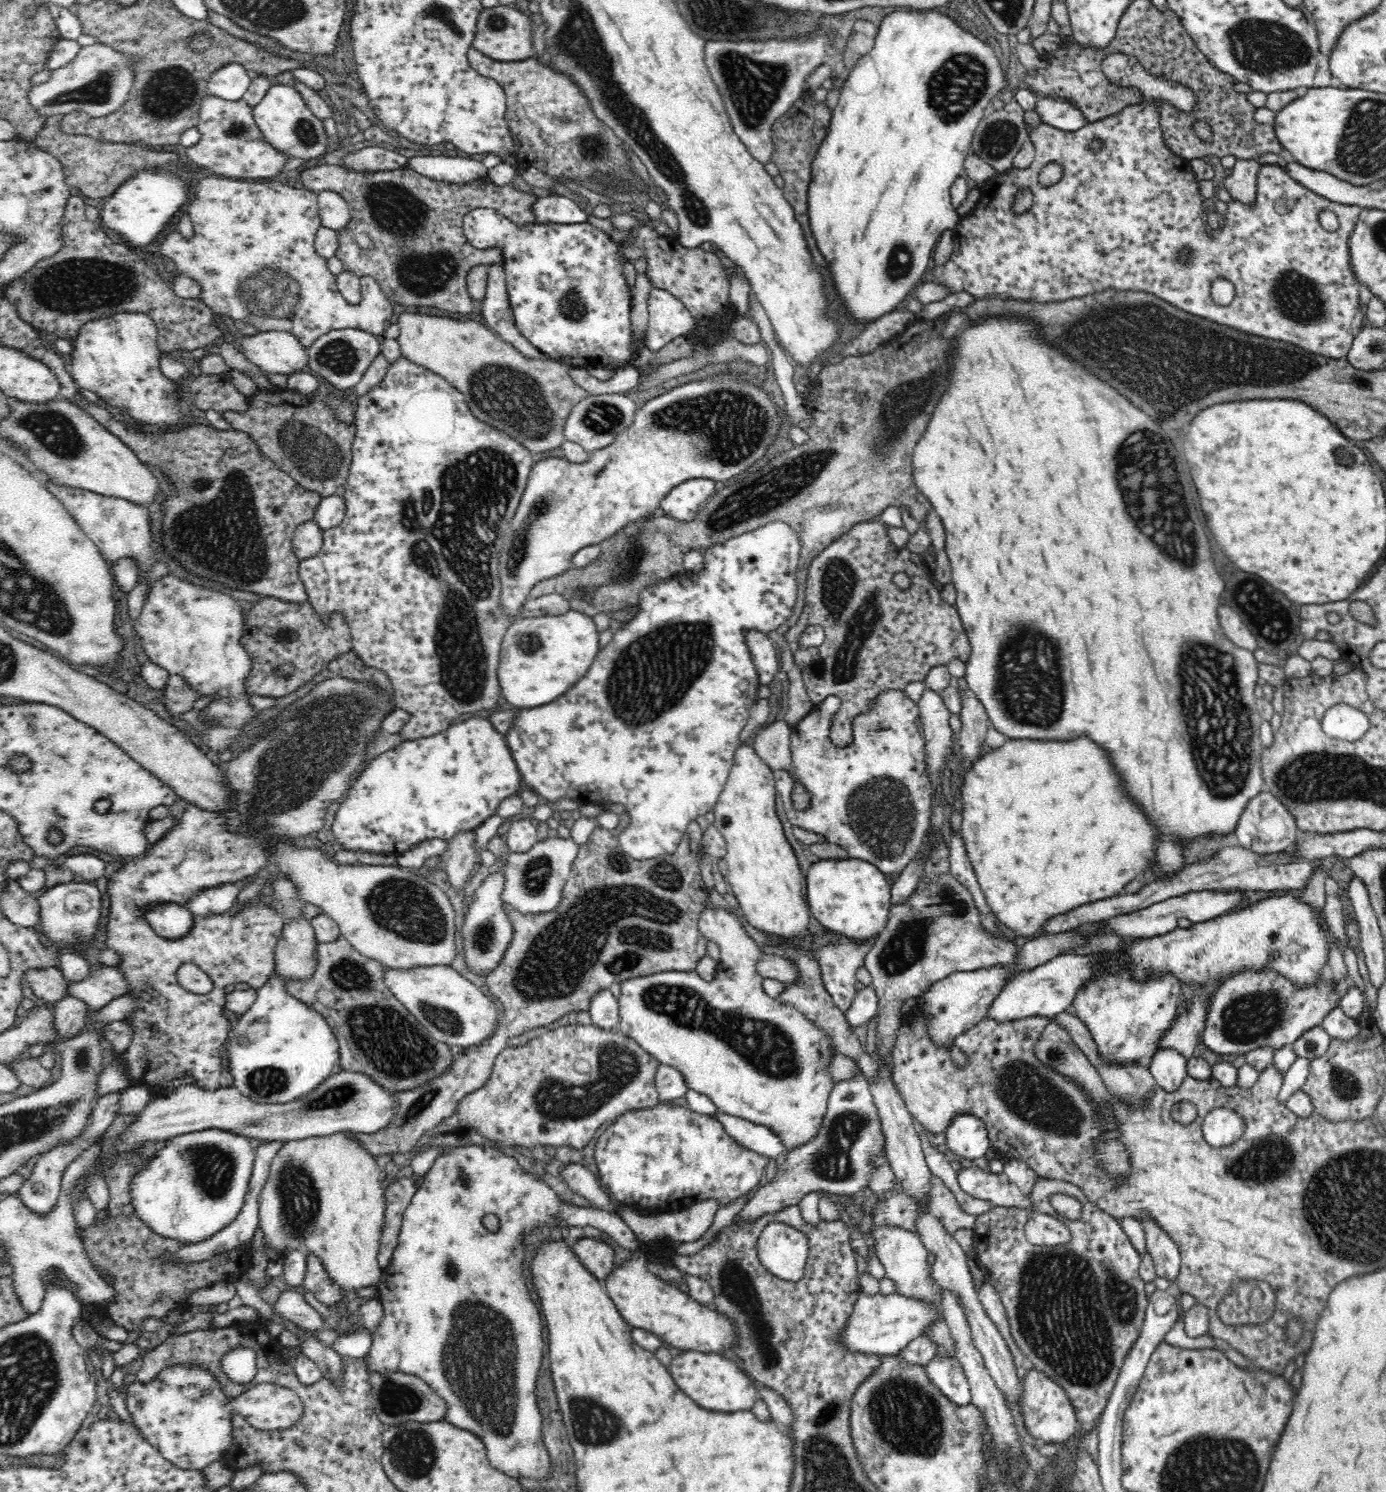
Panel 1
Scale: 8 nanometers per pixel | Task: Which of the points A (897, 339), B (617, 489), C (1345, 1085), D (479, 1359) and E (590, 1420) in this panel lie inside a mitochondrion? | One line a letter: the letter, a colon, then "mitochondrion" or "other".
A: other
B: other
C: mitochondrion
D: mitochondrion
E: mitochondrion

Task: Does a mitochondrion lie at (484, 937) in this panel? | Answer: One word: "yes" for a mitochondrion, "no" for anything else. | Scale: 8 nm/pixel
yes

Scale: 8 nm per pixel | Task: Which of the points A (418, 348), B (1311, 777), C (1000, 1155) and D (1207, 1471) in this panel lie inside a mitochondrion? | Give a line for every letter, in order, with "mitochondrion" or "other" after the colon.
A: other
B: mitochondrion
C: other
D: mitochondrion

